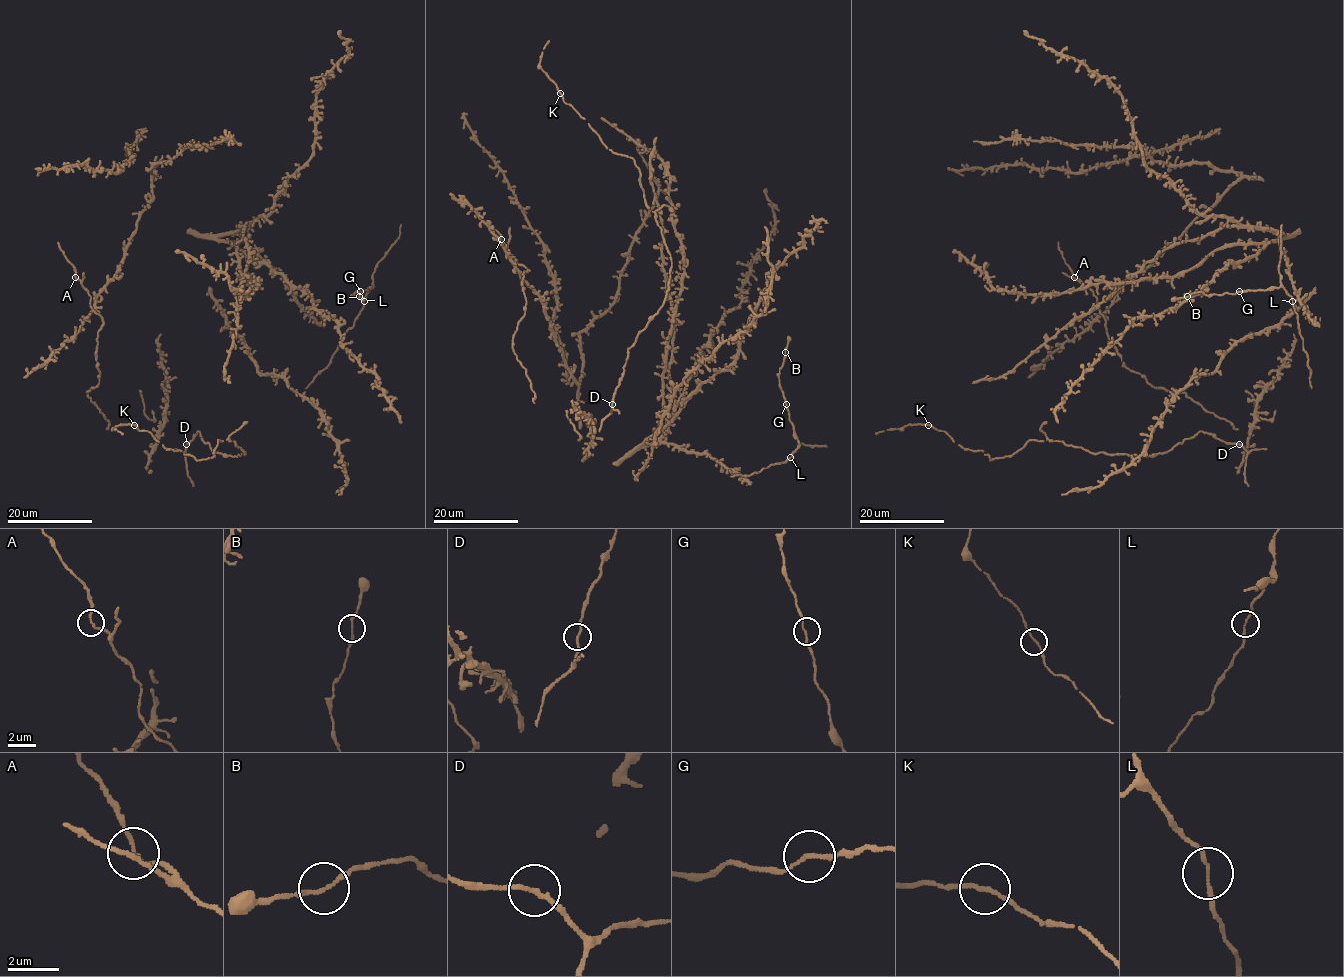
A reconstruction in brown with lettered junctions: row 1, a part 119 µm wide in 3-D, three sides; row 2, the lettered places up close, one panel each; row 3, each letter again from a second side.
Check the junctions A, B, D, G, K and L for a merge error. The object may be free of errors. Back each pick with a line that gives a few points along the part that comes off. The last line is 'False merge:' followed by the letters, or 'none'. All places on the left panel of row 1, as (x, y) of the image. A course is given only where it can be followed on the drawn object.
False merge: none

